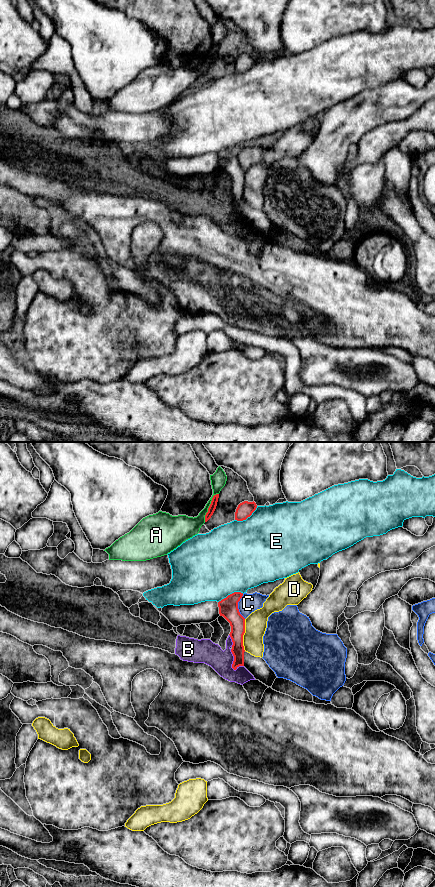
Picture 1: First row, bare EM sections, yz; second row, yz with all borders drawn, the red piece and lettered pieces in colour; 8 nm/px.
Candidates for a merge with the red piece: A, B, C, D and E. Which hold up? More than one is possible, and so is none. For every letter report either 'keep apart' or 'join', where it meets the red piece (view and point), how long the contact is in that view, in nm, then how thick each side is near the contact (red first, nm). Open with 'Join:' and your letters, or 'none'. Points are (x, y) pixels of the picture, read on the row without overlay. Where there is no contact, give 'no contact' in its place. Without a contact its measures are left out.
Join: none
A: keep apart; meets red in yz at (209, 58); contact 260 nm long; 60 nm thick on the red side, 180 nm on the other
B: keep apart; meets red in yz at (234, 212); contact 180 nm long; 110 nm thick on the red side, 190 nm on the other
C: keep apart; meets red in yz at (237, 158); contact 200 nm long; 160 nm thick on the red side, 150 nm on the other
D: keep apart; meets red in yz at (243, 186); contact 260 nm long; 160 nm thick on the red side, 180 nm on the other
E: keep apart; meets red in yz at (247, 69); contact 220 nm long; 130 nm thick on the red side, 500 nm on the other

